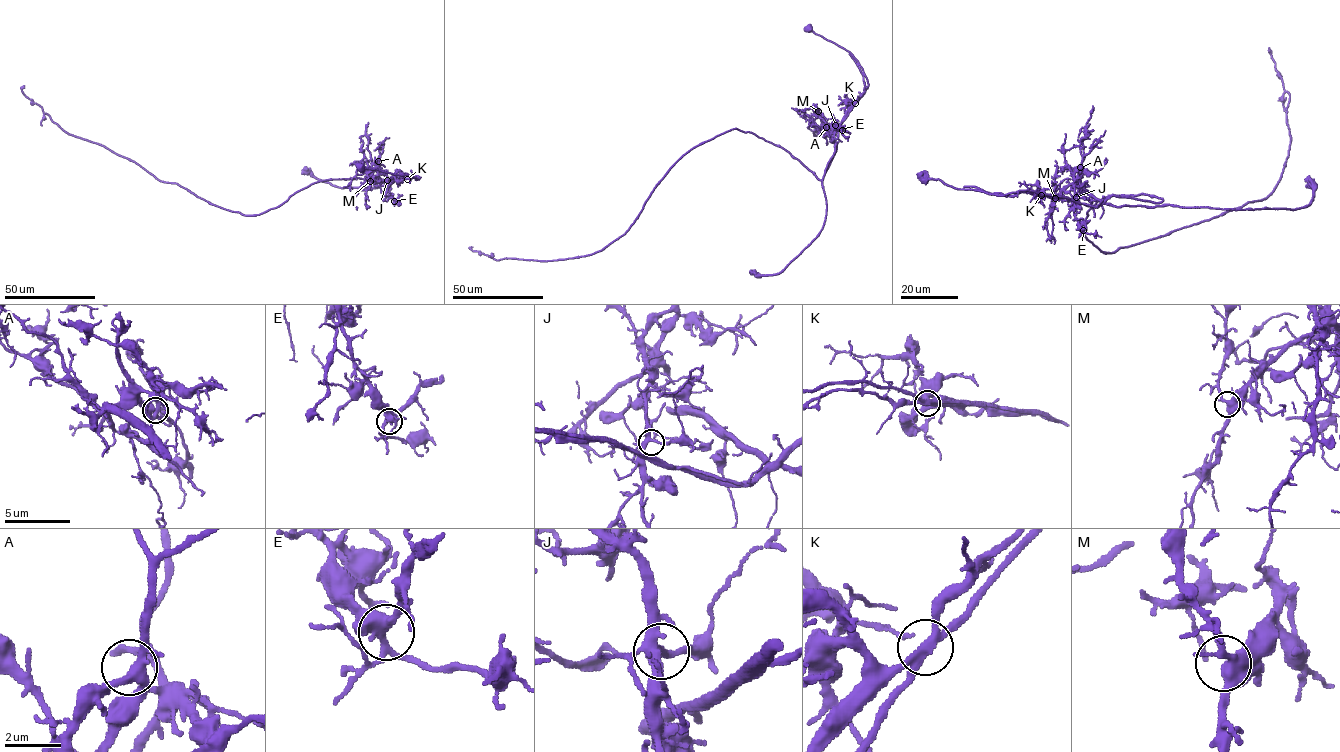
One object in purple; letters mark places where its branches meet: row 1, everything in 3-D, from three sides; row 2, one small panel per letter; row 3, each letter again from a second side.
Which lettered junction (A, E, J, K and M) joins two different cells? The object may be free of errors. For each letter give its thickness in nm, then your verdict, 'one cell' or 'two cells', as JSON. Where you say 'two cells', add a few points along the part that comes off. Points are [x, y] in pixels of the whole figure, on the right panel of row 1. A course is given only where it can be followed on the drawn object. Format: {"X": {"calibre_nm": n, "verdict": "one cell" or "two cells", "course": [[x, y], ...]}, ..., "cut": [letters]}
{"A": {"calibre_nm": 320, "verdict": "one cell"}, "E": {"calibre_nm": 400, "verdict": "one cell"}, "J": {"calibre_nm": 320, "verdict": "one cell"}, "K": {"calibre_nm": 280, "verdict": "two cells", "course": [[1041, 195], [1064, 197], [1091, 207], [1102, 202], [1297, 209], [1312, 201], [1313, 185], [1307, 187]]}, "M": {"calibre_nm": 400, "verdict": "one cell"}, "cut": ["K"]}

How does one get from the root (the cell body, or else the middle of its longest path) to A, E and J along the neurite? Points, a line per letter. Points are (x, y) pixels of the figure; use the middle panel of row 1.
A: (808, 29), (848, 51), (862, 68), (868, 83), (865, 93), (837, 128), (834, 141), (819, 126), (826, 127)
E: (808, 29), (848, 51), (866, 77), (865, 93), (837, 128), (834, 140), (819, 126), (836, 123), (842, 130)
J: (808, 29), (848, 51), (867, 82), (865, 93), (837, 128), (834, 141), (819, 127), (835, 125)

